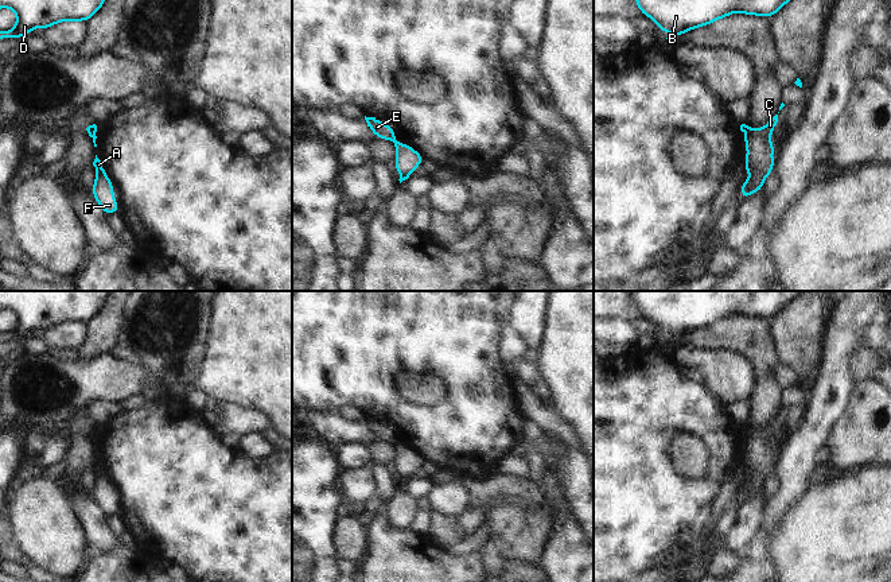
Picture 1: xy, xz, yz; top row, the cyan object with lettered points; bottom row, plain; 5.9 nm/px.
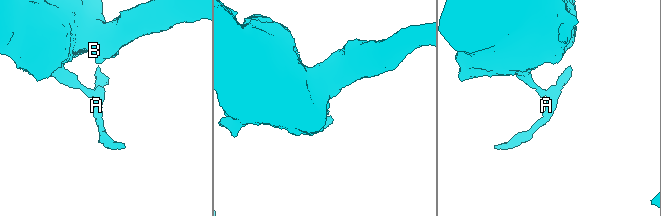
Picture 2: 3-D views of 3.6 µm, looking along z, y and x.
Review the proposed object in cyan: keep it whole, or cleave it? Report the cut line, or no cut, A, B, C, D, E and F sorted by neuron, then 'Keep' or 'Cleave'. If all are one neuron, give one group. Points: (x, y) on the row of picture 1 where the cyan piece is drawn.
Split along xz (396, 139), (393, 142). Groups: A C F / B D E. Cleave

